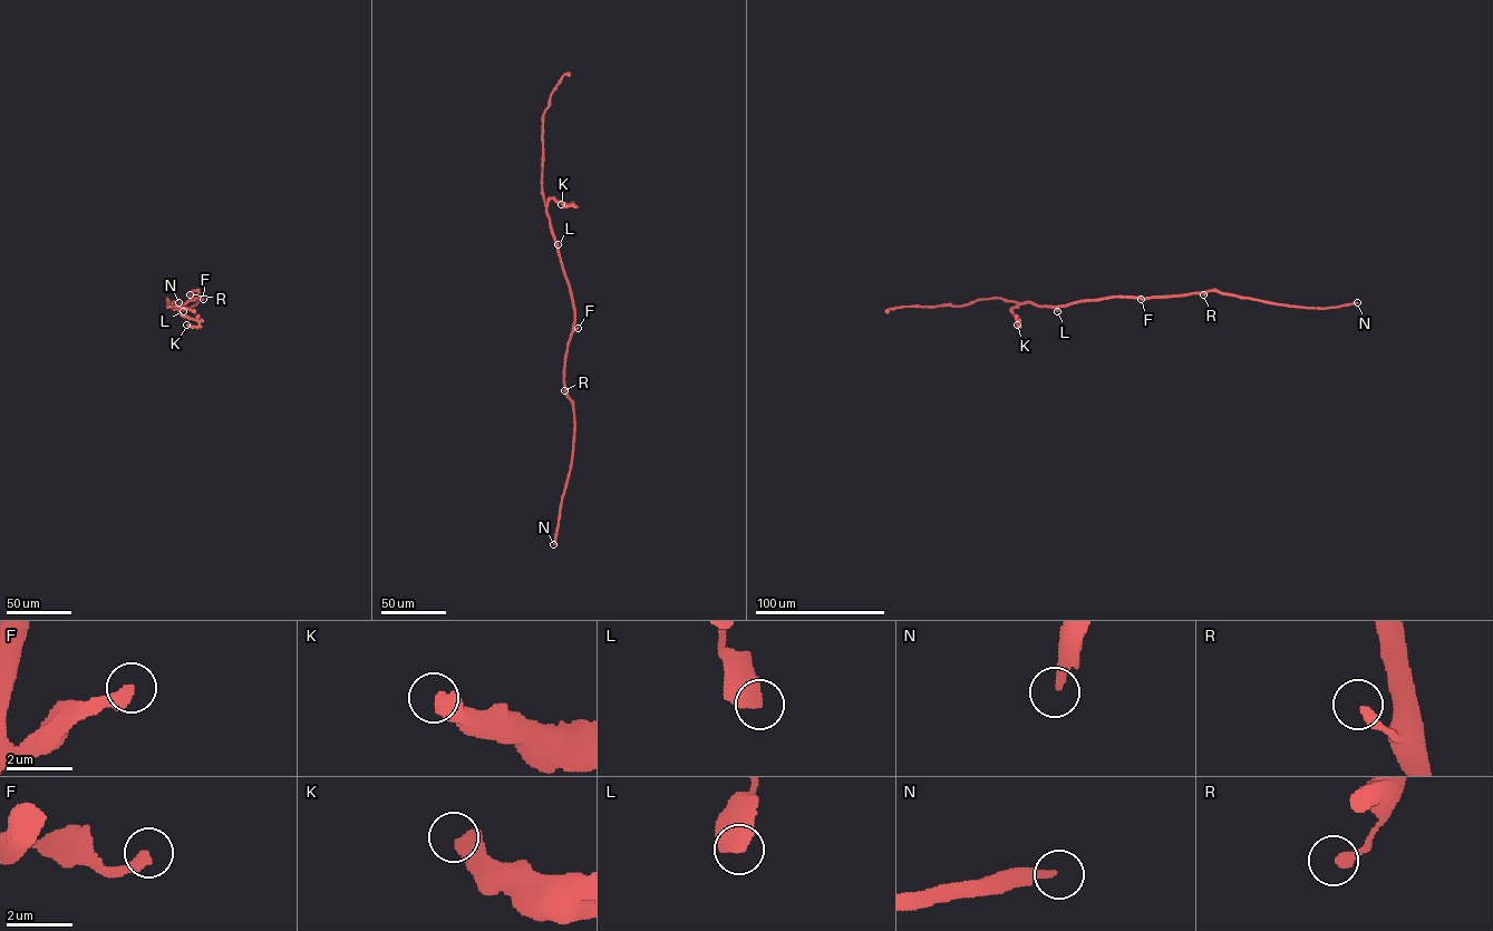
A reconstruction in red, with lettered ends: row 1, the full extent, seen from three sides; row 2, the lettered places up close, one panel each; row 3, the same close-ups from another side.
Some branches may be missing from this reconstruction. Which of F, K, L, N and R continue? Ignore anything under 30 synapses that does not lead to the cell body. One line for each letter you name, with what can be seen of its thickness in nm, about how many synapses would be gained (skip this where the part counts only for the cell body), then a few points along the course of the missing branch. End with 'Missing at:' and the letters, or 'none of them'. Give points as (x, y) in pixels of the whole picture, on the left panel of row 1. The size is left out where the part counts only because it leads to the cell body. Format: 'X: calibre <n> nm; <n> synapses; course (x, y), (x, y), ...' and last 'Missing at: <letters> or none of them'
N: calibre 280 nm; course (178, 302), (172, 300), (164, 306), (163, 301), (161, 304)
Missing at: N

